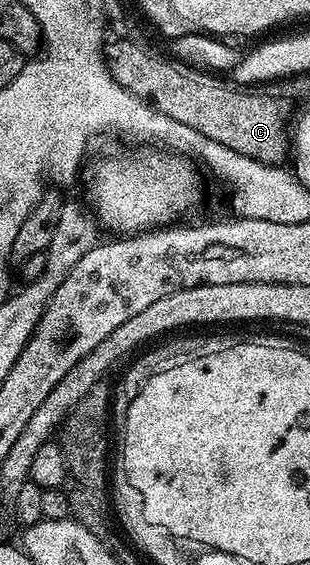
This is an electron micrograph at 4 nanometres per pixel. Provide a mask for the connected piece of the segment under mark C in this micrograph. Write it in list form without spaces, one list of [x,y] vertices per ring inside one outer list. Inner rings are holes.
[[[112,40],[105,45],[104,60],[108,70],[134,96],[154,107],[158,112],[202,132],[226,148],[234,148],[242,156],[250,156],[267,166],[281,165],[290,154],[290,114],[280,98],[268,94],[247,94],[244,88],[227,90],[217,75],[171,57],[159,58],[143,50],[136,40]]]

